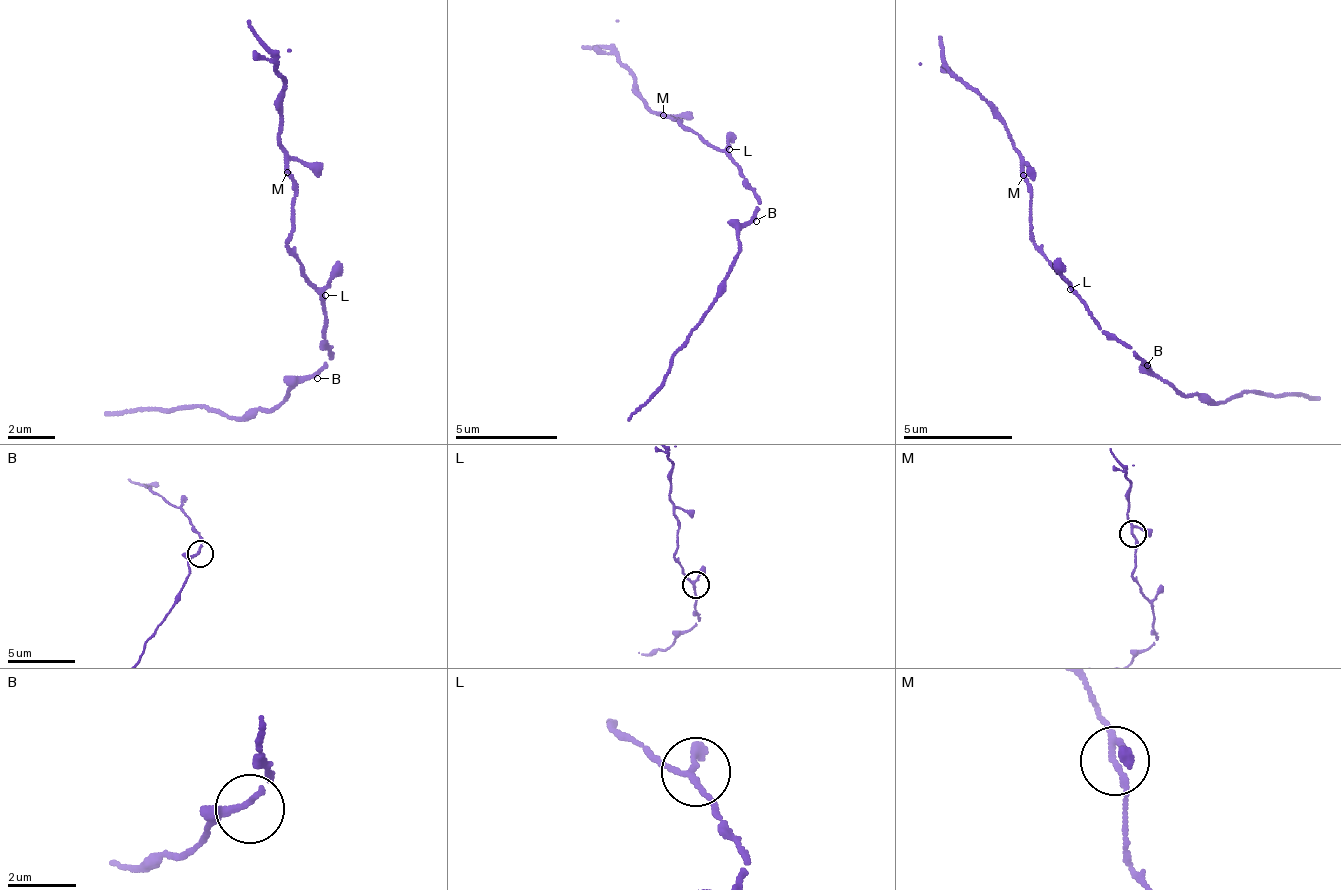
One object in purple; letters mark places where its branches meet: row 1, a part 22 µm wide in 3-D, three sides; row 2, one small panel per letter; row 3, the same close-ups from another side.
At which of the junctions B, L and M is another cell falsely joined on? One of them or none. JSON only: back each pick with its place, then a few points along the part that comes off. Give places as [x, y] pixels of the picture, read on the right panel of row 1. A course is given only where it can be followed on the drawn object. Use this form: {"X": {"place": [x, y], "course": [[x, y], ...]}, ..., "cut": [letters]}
{"cut": []}

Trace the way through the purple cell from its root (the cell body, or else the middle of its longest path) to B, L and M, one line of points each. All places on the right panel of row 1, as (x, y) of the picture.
B: (1092, 321), (1104, 332), (1115, 332), (1147, 365)
L: (1092, 321), (1092, 311), (1070, 289)
M: (1092, 321), (1086, 300), (1067, 283), (1067, 278), (1034, 240), (1034, 229), (1029, 223), (1029, 180), (1022, 174)

